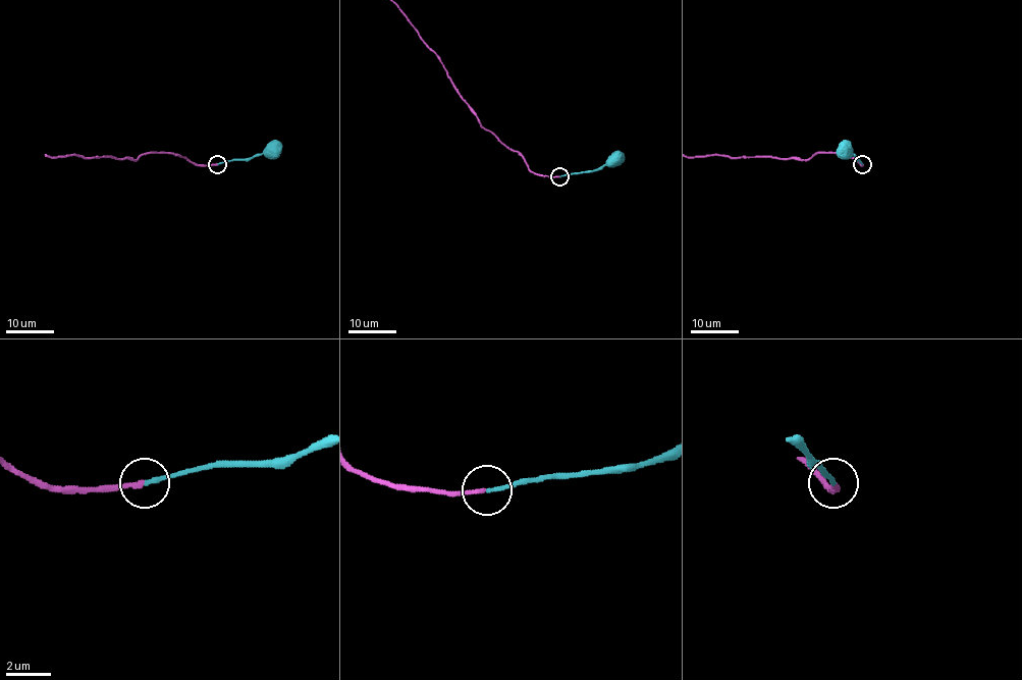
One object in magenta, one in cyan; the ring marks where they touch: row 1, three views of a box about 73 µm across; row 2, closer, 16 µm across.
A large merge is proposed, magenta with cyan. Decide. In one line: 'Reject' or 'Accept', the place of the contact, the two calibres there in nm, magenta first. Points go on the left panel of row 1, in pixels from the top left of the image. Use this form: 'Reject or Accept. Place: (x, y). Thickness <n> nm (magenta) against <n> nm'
Accept. Place: (217, 164). Thickness 190 nm (magenta) against 180 nm

